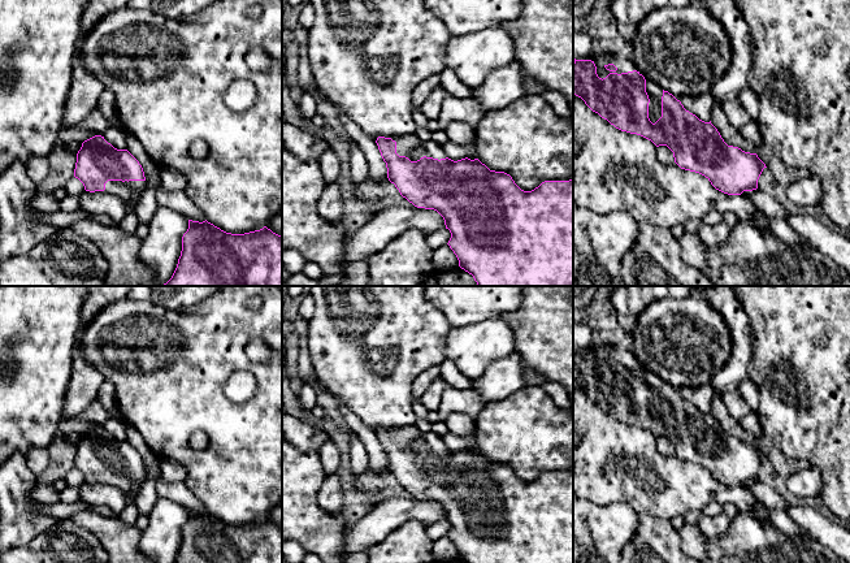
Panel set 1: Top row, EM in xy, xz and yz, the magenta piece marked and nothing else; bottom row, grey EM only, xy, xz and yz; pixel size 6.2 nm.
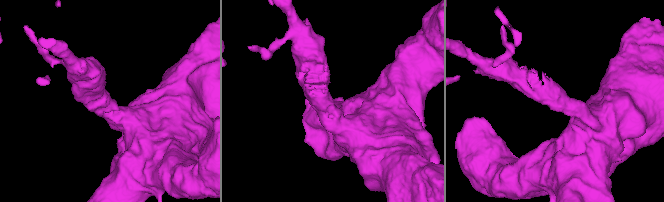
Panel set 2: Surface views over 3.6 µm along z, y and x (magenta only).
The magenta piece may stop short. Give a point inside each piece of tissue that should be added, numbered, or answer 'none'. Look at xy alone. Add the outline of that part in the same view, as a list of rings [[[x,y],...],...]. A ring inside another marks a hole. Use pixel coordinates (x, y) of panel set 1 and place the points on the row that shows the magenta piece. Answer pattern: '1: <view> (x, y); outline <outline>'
1: xy (125, 191); outline [[[108,181],[104,192],[120,198],[126,211],[135,211],[144,187],[146,181]]]

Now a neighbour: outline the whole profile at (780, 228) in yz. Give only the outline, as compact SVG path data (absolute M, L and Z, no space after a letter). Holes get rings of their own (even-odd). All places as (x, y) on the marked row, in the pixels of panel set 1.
M760 212L760 216L768 221L772 233L789 246L799 246L802 248L812 247L805 238L797 234L785 220L767 216L763 212Z

